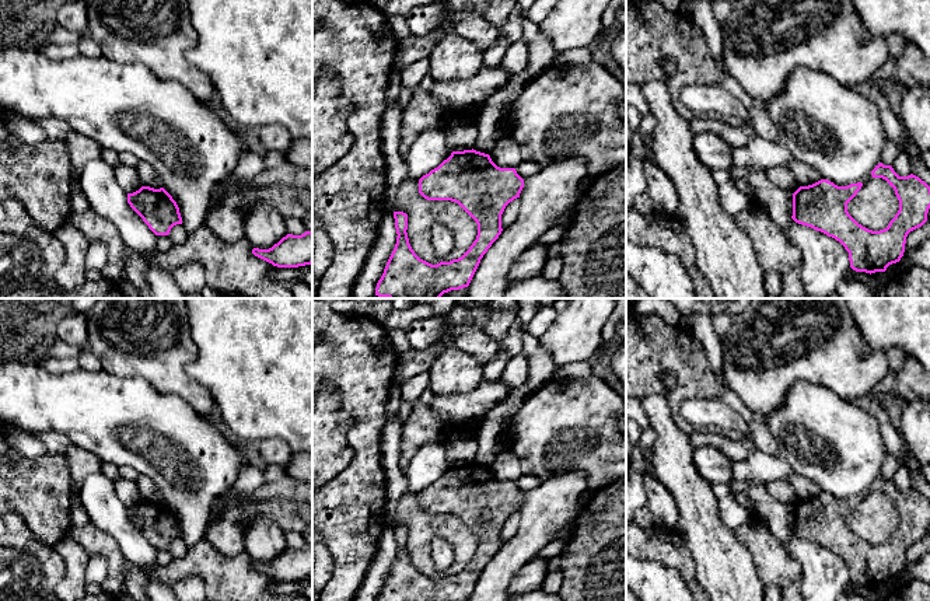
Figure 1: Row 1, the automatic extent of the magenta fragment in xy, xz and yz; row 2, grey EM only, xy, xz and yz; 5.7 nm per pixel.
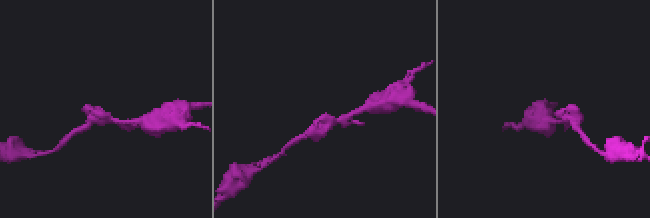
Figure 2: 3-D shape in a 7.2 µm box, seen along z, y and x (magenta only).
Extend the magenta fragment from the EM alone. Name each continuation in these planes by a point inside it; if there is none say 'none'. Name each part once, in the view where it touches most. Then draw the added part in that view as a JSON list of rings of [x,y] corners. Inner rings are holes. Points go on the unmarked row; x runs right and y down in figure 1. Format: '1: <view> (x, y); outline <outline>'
none

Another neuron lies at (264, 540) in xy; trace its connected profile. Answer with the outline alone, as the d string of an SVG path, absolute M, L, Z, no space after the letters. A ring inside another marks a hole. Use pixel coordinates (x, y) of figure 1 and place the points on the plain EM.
M254 518L247 525L244 546L254 562L269 563L287 549L284 531L266 518Z

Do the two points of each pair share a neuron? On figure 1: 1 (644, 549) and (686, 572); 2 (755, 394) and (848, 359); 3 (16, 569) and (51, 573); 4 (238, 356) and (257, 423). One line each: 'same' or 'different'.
1: same
2: same
3: same
4: same

